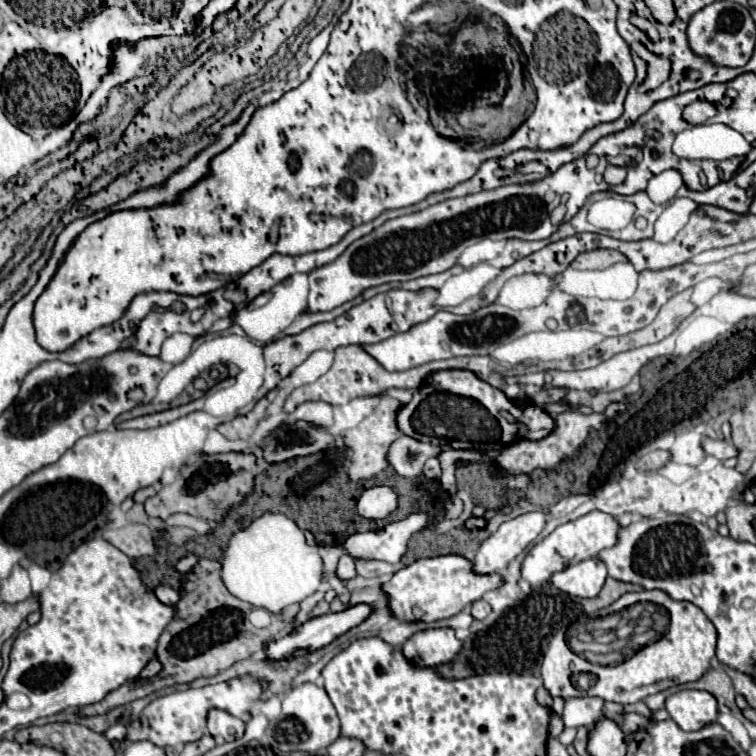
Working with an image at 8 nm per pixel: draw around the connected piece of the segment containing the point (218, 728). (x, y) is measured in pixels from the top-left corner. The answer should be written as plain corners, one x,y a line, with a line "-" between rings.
212,710
208,712
208,730
214,738
222,738
226,742
238,740
244,734
244,722
230,712

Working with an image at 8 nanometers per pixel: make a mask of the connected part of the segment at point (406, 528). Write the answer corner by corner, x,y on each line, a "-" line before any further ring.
416,512
400,522
390,522
382,530
352,534
344,542
344,550
358,560
384,560
400,564
410,536
428,526
428,516

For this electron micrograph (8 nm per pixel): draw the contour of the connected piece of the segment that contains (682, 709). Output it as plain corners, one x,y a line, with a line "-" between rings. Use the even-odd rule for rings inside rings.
680,690
666,698
664,708
670,718
686,732
700,730
706,724
716,722
718,708
716,698
702,690

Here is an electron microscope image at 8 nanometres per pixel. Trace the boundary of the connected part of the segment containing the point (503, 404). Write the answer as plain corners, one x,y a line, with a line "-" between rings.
442,370
434,372
424,386
414,392
414,398
400,410
398,416
398,428
416,440
432,442
436,446
450,446
456,450
480,450
496,454
504,446
516,442
516,440
542,440
554,430
554,418
550,412
536,404
518,404
510,400
502,390
492,388
488,382
480,380
474,372
468,370

